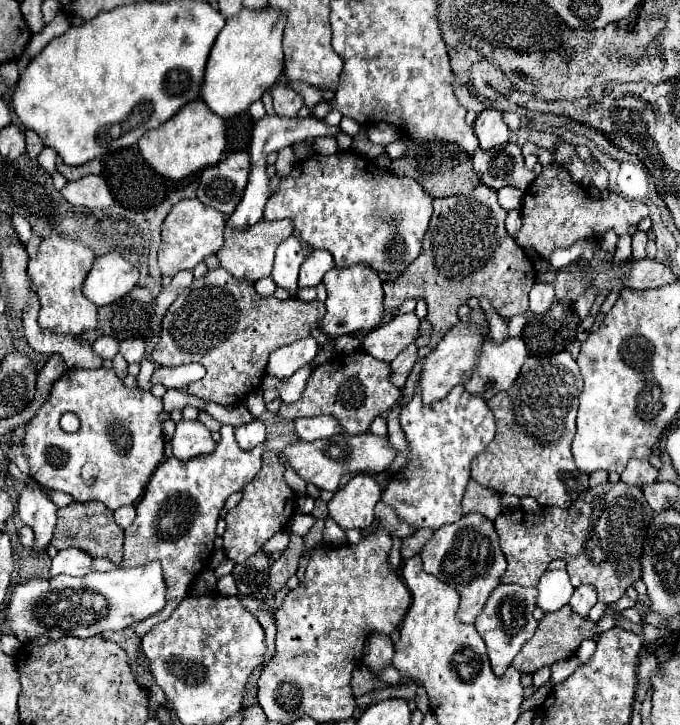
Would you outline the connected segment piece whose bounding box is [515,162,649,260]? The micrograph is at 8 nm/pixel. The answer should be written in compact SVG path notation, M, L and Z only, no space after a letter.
M563 164L543 166L541 174L533 180L523 198L523 226L519 228L515 242L521 248L535 248L543 260L549 260L555 248L569 248L579 238L597 240L603 232L615 230L619 236L637 226L641 218L649 214L647 204L637 200L627 200L621 196L609 196L607 200L595 200L587 190L577 184Z

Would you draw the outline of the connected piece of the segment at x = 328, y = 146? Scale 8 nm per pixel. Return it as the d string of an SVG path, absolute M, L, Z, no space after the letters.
M323 136L323 138L315 140L313 148L319 154L333 154L333 152L337 152L337 140L331 138L331 136Z

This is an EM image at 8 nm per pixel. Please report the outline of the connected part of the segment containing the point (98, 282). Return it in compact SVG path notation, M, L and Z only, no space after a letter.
M109 252L95 258L83 282L83 294L97 306L107 306L133 290L137 280L139 270L121 254Z

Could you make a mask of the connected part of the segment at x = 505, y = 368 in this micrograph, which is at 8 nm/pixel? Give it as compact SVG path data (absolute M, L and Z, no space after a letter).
M507 338L503 344L489 340L479 356L479 368L475 370L473 378L465 382L465 388L489 400L517 380L525 358L527 346L521 338Z

